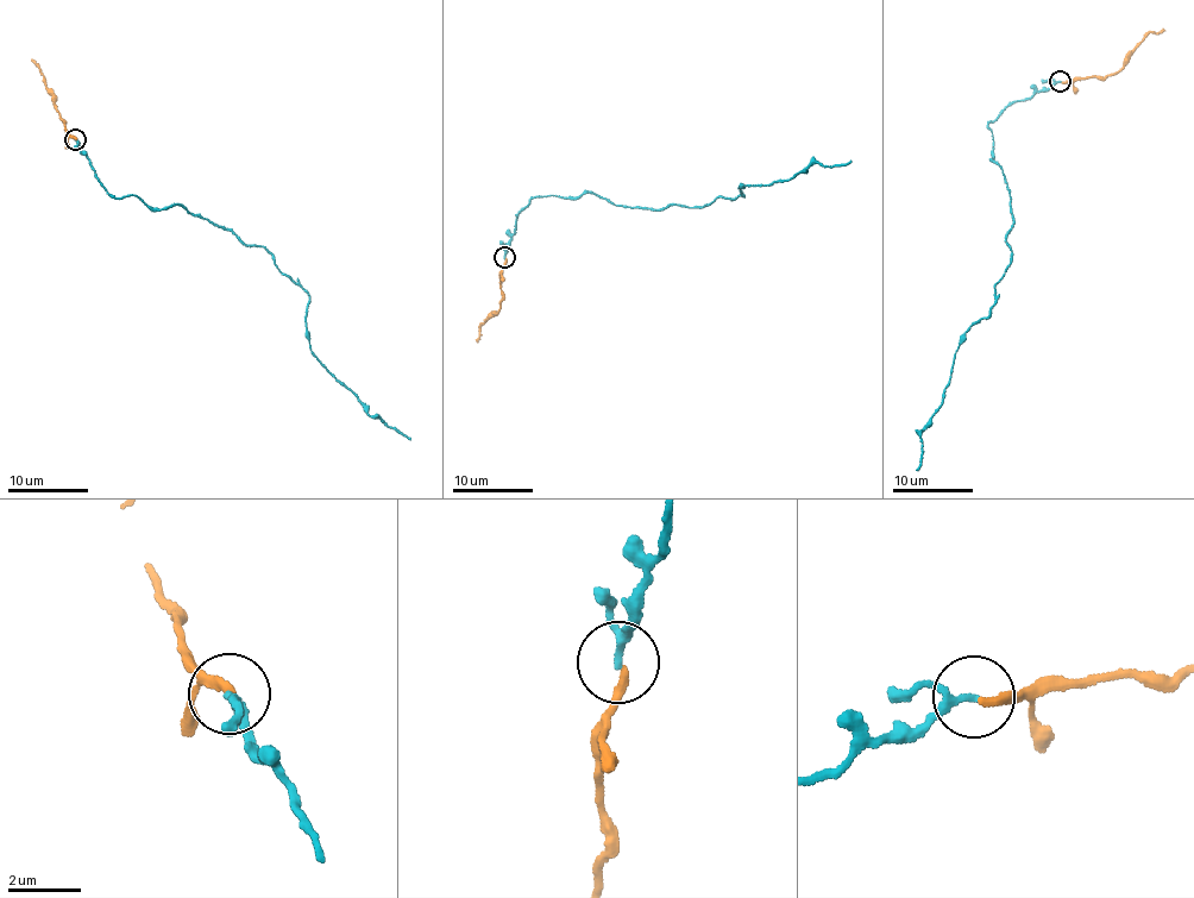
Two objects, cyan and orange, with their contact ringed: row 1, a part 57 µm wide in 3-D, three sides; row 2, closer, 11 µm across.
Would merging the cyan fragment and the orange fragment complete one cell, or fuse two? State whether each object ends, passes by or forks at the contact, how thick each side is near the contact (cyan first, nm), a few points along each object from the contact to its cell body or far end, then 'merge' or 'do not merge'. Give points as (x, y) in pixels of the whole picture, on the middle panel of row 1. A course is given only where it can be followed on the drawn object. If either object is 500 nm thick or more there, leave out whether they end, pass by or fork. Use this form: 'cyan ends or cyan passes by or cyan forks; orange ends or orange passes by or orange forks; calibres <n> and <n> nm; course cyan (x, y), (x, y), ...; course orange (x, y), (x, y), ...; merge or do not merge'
cyan passes by; orange ends; calibres 180 and 240 nm; course cyan (506, 256), (516, 214), (536, 195), (592, 192), (648, 209), (698, 208), (742, 194), (740, 187), (850, 161); course orange (506, 258), (502, 307), (479, 327), (477, 343); merge

